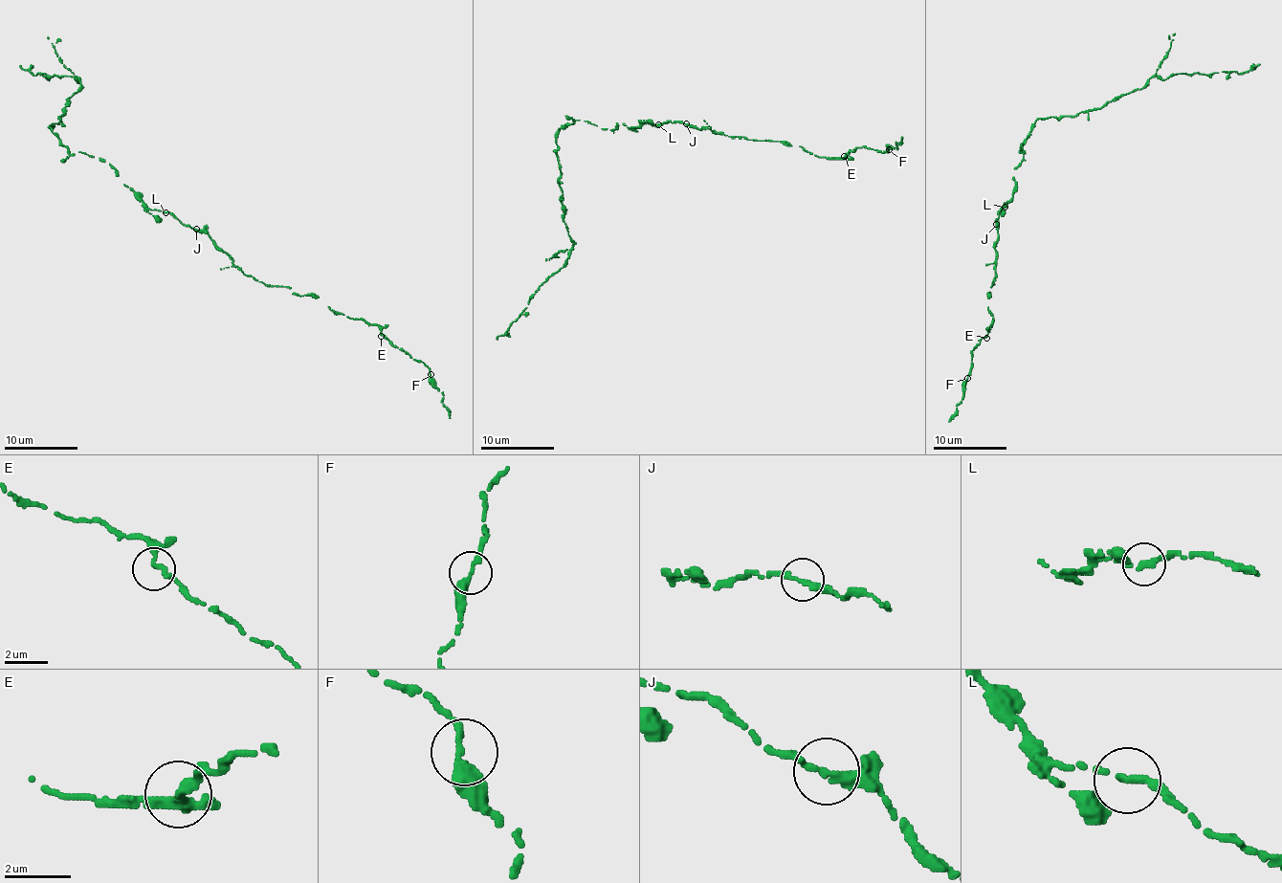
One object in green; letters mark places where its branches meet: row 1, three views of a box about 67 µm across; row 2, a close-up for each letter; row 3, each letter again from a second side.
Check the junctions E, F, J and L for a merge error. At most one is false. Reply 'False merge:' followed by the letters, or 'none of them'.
False merge: none of them

